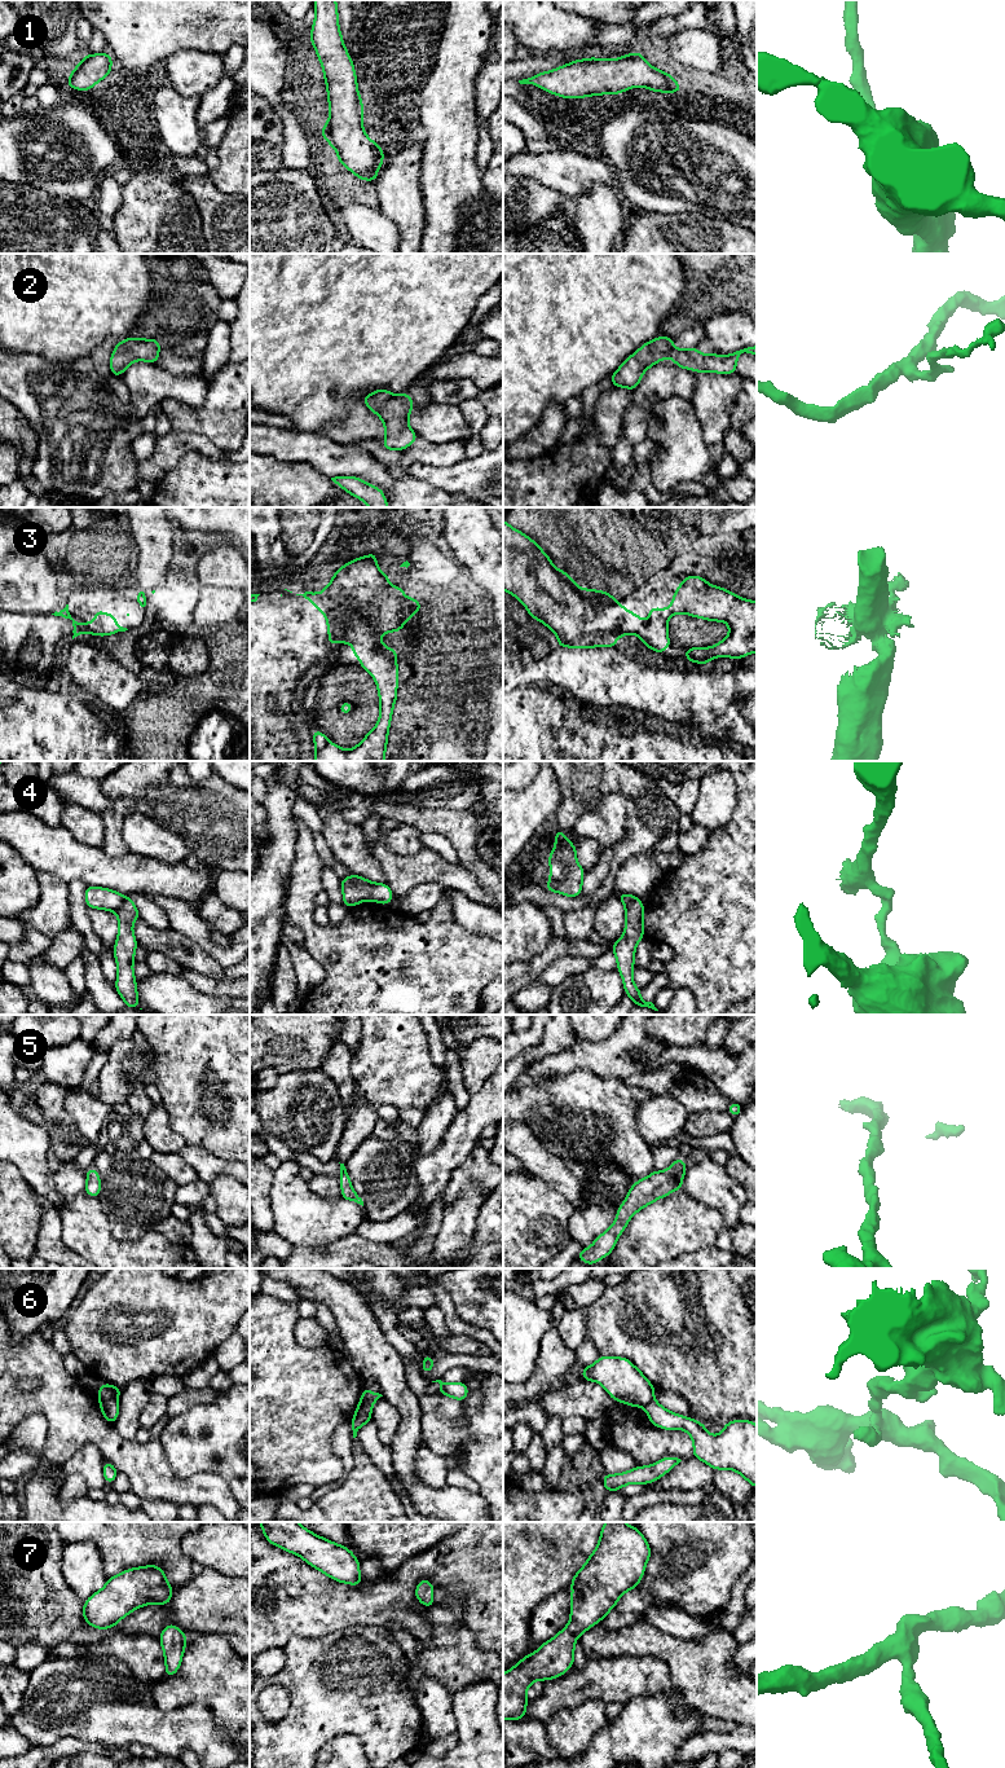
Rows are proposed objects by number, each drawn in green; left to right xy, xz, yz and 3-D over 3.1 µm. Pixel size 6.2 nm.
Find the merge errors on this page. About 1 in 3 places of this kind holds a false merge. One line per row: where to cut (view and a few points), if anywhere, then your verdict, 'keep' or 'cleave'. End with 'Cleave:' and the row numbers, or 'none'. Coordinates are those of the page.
1: no cut | keep
2: no cut | keep
3: no cut | keep
4: xz (374, 884), (369, 898) | cleave
5: no cut | keep
6: xy (100, 1399), (115, 1401) | cleave
7: no cut | keep
Cleave: 4, 6

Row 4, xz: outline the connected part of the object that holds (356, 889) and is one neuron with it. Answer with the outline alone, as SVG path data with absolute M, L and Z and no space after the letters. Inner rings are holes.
M352 874L348 878L340 879L340 883L343 889L343 903L347 907L356 906L371 898L373 881Z

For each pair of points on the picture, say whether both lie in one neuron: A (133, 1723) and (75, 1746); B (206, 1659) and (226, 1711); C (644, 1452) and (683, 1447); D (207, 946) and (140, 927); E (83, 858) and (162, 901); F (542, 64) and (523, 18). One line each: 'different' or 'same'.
A: different
B: same
C: same
D: different
E: different
F: different

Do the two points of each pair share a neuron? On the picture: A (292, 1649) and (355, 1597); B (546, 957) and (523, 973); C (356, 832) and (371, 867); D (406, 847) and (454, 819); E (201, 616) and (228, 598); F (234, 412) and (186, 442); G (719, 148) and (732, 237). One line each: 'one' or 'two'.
A: two
B: one
C: one
D: two
E: one
F: two
G: two

